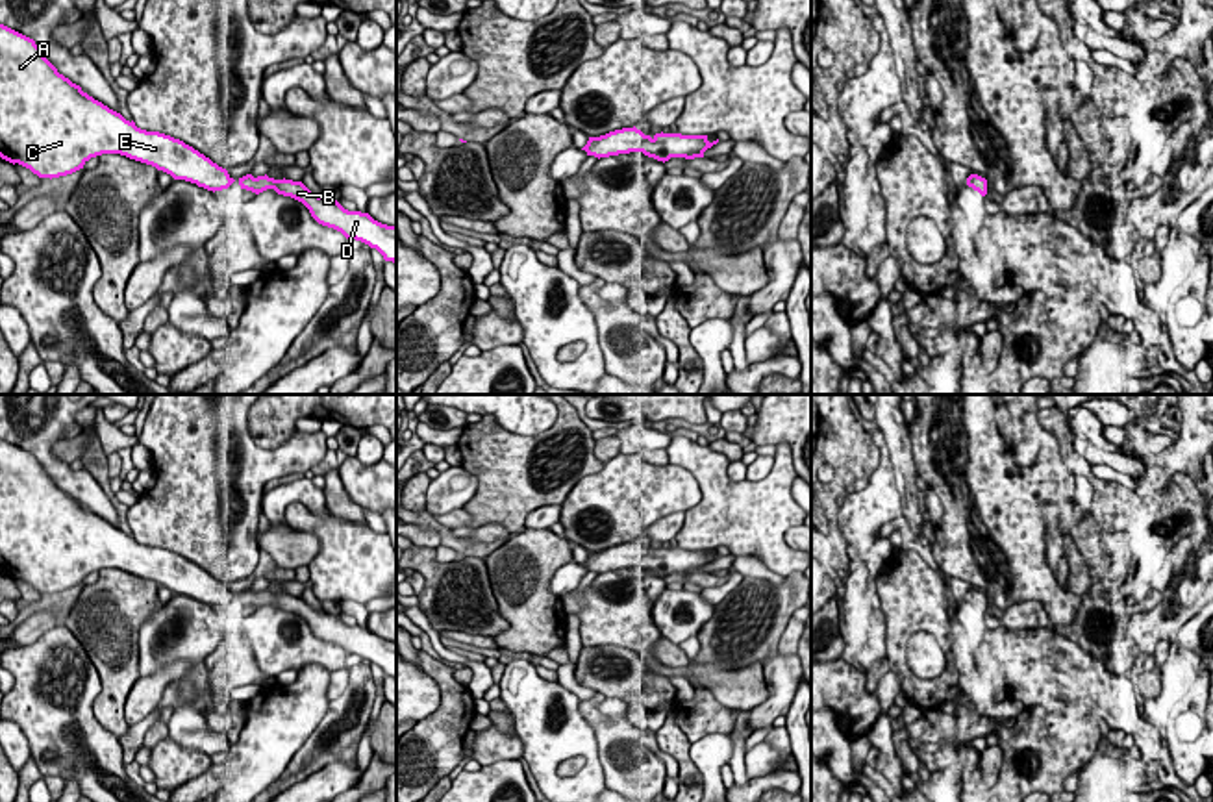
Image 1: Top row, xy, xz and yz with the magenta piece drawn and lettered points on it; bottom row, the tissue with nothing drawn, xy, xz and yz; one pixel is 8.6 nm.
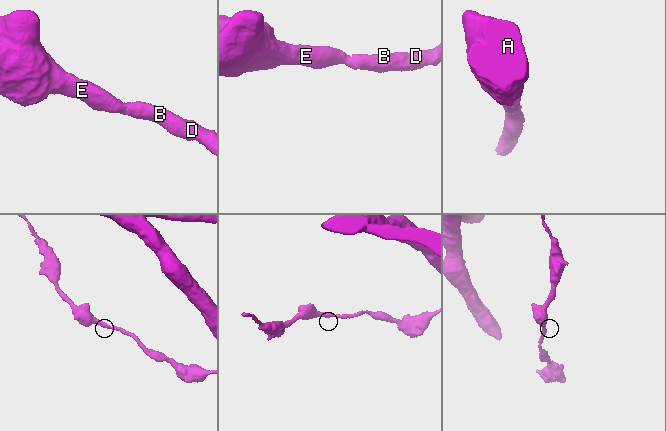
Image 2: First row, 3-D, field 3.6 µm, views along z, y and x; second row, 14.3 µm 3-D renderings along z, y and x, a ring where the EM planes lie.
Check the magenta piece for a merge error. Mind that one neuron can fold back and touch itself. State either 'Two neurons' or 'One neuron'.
One neuron

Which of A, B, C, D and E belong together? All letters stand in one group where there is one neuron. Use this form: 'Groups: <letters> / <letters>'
Groups: A B C D E

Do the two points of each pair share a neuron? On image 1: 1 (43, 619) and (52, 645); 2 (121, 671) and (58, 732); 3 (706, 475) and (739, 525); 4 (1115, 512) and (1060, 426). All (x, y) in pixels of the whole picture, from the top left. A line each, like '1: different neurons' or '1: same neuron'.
1: different neurons
2: different neurons
3: same neuron
4: same neuron

